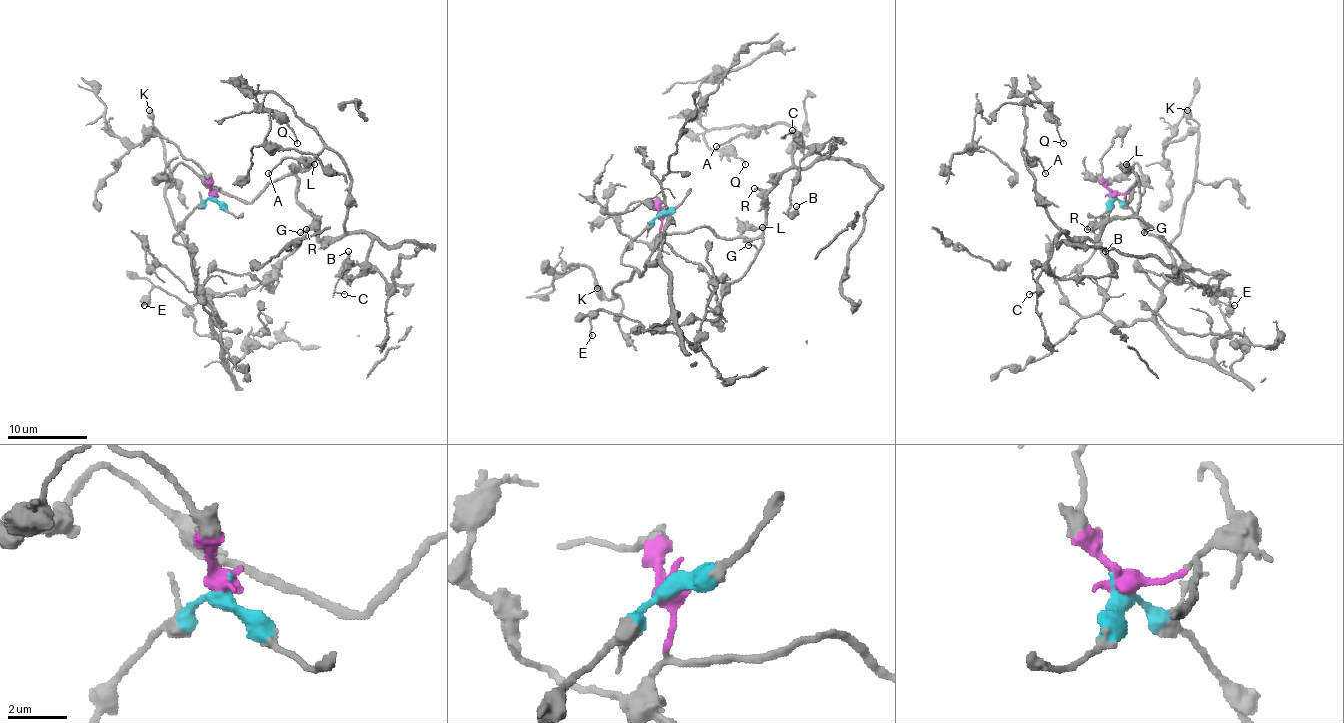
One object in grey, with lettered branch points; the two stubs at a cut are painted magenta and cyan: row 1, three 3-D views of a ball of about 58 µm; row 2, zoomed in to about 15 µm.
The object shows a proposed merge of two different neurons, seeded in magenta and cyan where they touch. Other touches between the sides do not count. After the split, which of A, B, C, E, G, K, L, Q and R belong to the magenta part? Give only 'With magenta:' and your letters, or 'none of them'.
With magenta: A, B, C, G, L, Q, R

